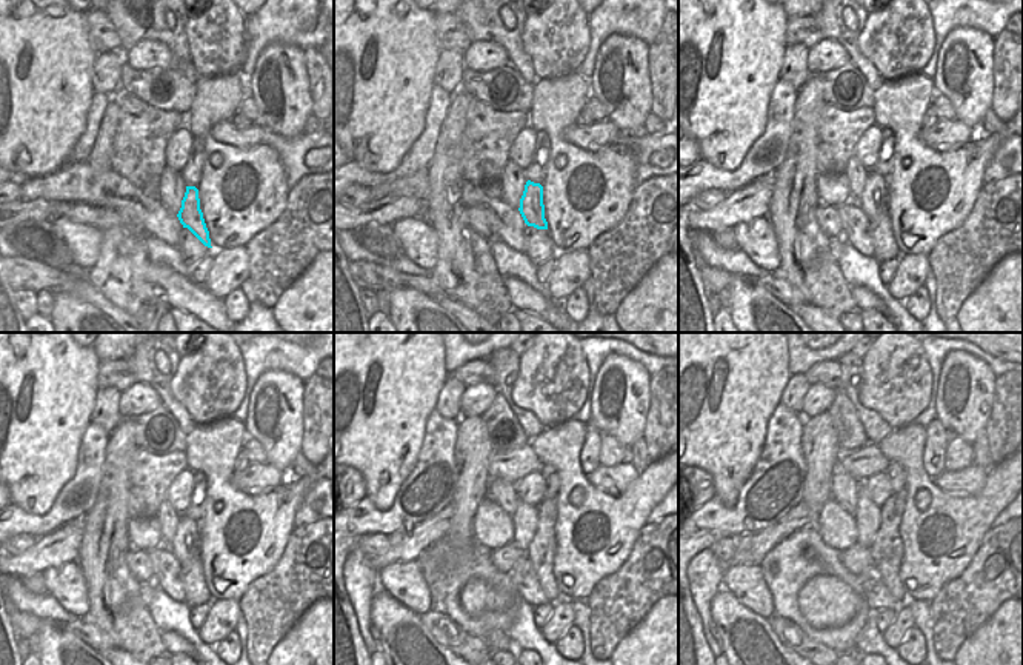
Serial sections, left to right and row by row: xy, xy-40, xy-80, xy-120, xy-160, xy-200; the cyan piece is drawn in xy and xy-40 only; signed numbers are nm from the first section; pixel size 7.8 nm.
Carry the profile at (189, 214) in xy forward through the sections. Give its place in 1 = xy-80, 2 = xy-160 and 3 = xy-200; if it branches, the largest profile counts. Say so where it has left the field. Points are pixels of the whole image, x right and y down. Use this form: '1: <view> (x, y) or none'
1: xy-80 (874, 199)
2: xy-160 (525, 517)
3: xy-200 (866, 514)

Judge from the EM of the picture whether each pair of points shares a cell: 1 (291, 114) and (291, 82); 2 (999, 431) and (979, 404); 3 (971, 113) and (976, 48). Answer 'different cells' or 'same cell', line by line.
1: same cell
2: different cells
3: same cell

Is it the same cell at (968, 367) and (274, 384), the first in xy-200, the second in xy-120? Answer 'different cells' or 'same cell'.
same cell

